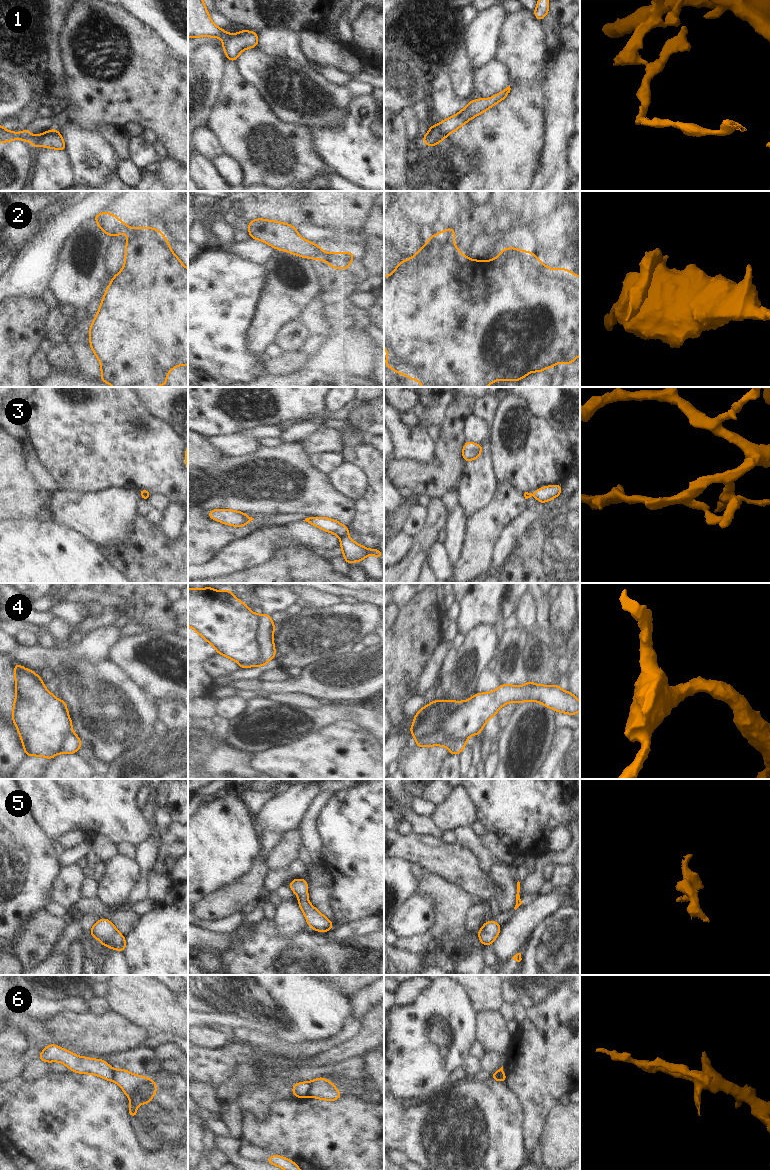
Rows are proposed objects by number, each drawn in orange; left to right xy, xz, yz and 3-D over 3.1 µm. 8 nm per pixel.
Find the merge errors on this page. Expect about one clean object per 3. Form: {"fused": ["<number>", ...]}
{"fused": ["1", "2", "3", "4", "6"]}

